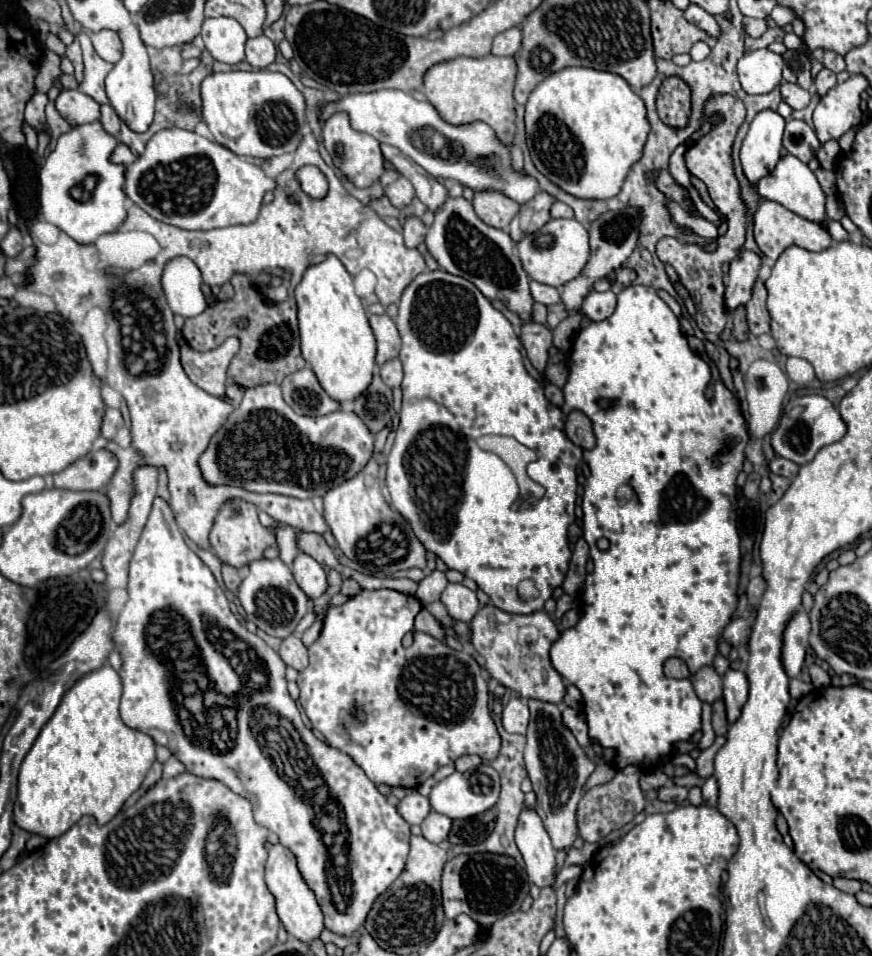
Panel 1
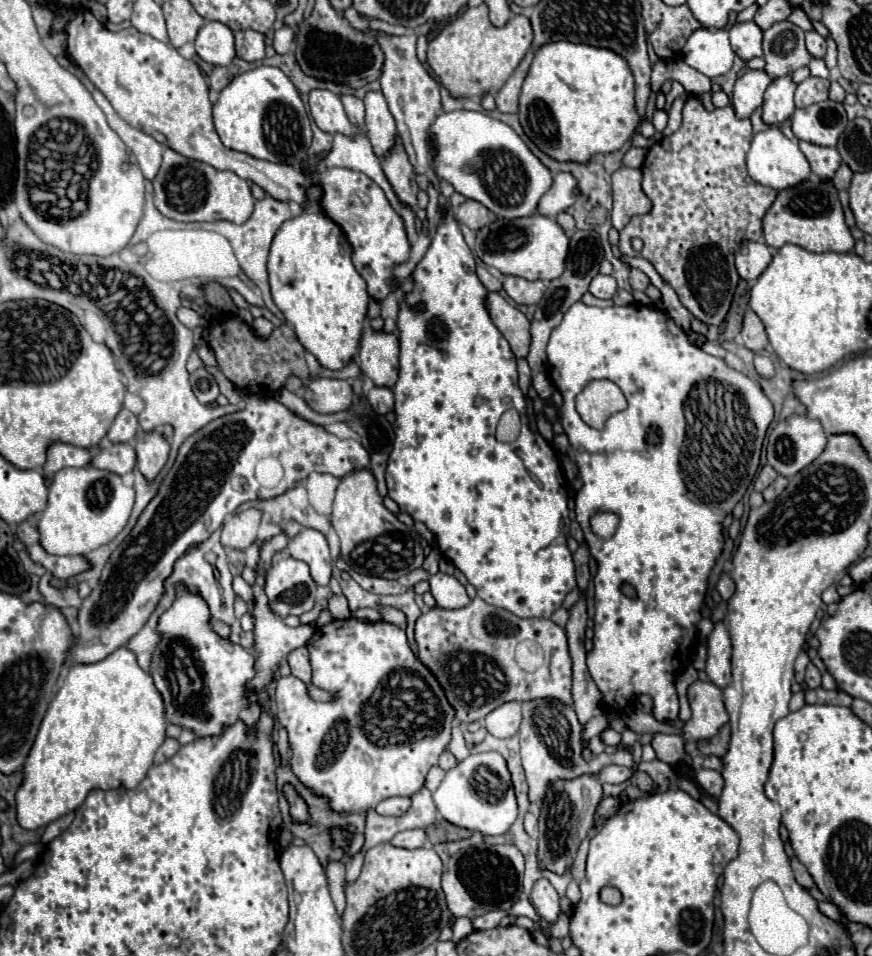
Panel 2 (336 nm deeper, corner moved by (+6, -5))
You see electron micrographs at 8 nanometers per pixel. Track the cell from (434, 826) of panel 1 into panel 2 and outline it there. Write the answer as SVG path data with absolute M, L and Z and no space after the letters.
M423 828L403 830L403 832L395 834L391 844L401 846L401 848L423 848L423 846L427 846L427 834Z

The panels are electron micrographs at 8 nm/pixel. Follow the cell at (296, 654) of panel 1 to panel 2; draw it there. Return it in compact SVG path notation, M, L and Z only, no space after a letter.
M295 648L293 652L289 652L287 656L287 662L289 662L289 668L291 668L291 674L301 678L303 682L309 682L311 680L311 666L309 666L309 654L307 654L307 648Z

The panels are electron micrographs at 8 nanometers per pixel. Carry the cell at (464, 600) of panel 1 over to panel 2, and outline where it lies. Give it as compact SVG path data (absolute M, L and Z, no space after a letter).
M437 572L435 576L429 578L429 584L431 584L431 594L437 600L439 608L463 608L471 602L465 588L459 584L455 576Z

